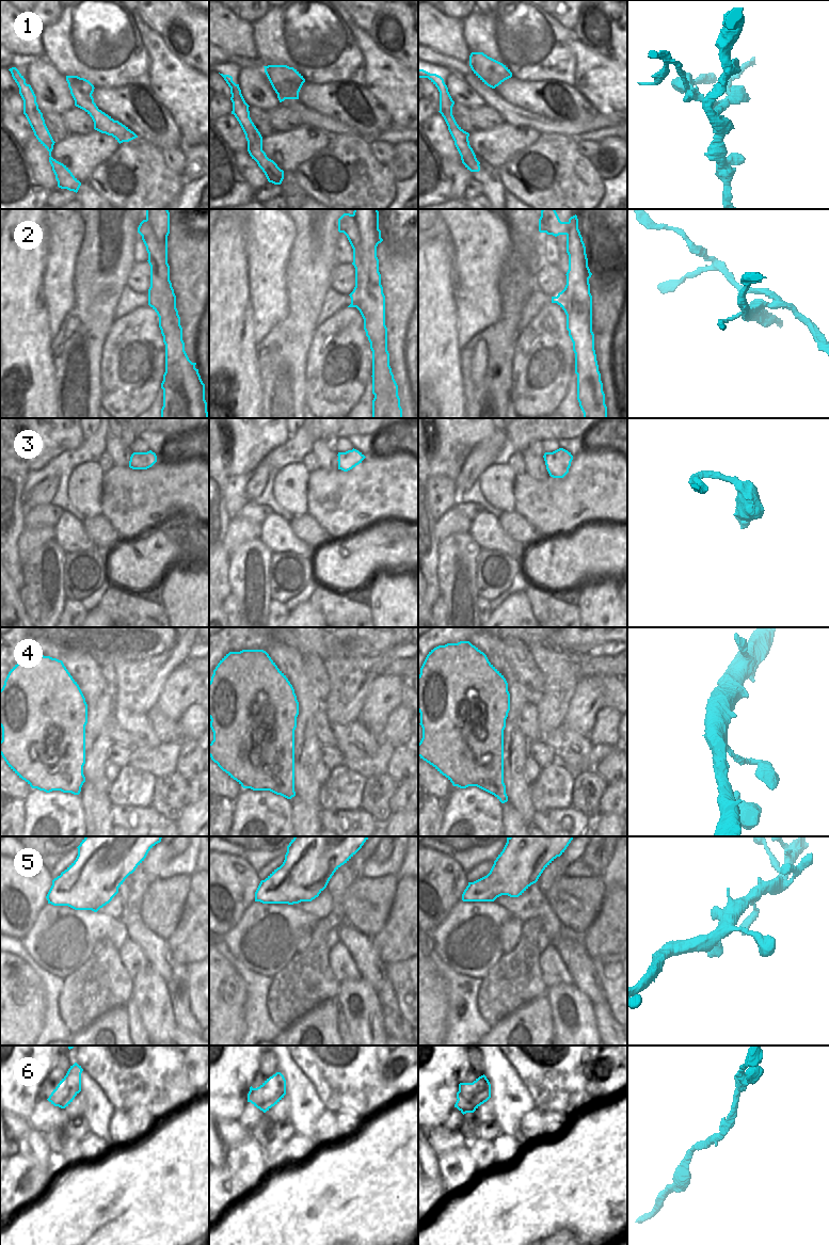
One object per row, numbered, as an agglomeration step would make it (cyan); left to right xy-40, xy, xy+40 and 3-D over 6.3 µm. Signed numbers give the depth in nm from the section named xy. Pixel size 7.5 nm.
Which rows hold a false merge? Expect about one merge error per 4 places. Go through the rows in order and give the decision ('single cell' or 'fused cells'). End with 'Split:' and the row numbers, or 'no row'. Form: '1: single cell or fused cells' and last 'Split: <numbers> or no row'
1: fused cells
2: fused cells
3: single cell
4: single cell
5: single cell
6: single cell
Split: 1, 2

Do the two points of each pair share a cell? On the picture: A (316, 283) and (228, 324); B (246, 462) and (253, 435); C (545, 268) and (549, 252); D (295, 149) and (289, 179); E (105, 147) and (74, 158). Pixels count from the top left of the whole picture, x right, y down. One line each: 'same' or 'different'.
A: different
B: same
C: different
D: different
E: same

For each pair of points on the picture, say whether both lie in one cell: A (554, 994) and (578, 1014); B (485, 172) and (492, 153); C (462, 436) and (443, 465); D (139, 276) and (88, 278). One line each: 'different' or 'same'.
A: same
B: different
C: same
D: different

